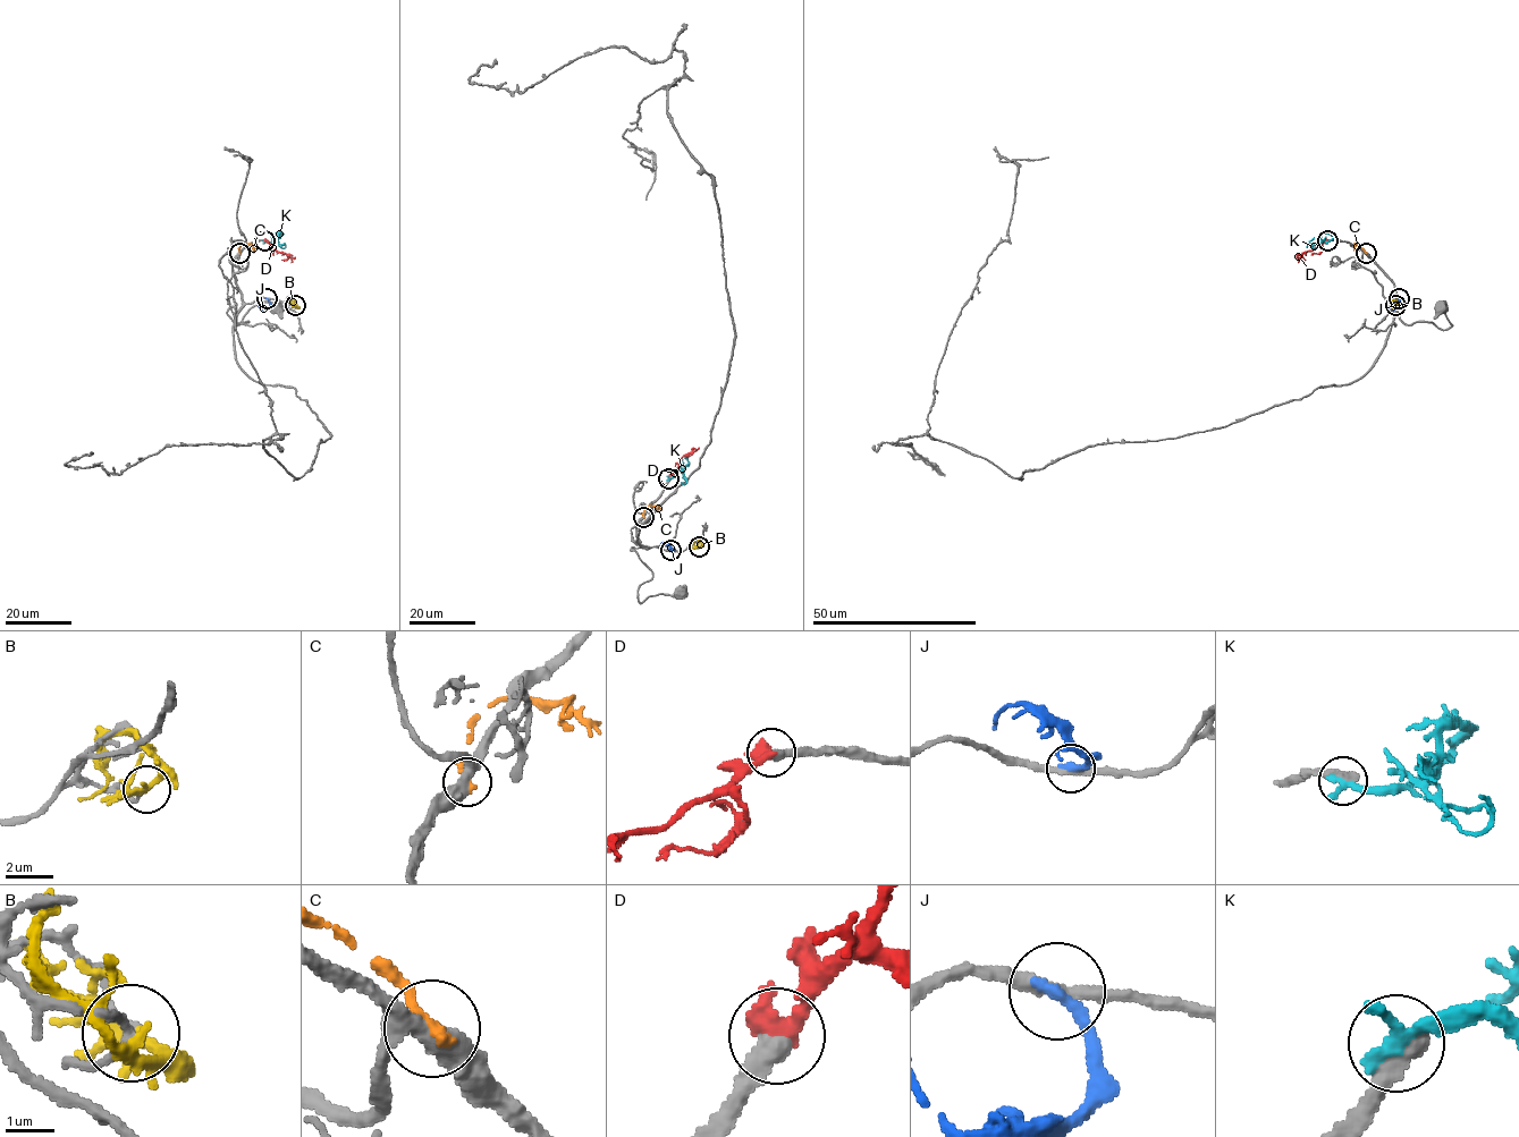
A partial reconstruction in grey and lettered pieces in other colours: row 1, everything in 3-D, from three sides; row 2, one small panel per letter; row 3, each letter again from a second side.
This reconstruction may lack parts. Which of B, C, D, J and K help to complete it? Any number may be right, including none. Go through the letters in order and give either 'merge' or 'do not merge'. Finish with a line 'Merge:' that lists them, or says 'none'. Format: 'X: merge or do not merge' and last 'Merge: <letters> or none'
B: do not merge
C: do not merge
D: merge
J: do not merge
K: do not merge
Merge: D

